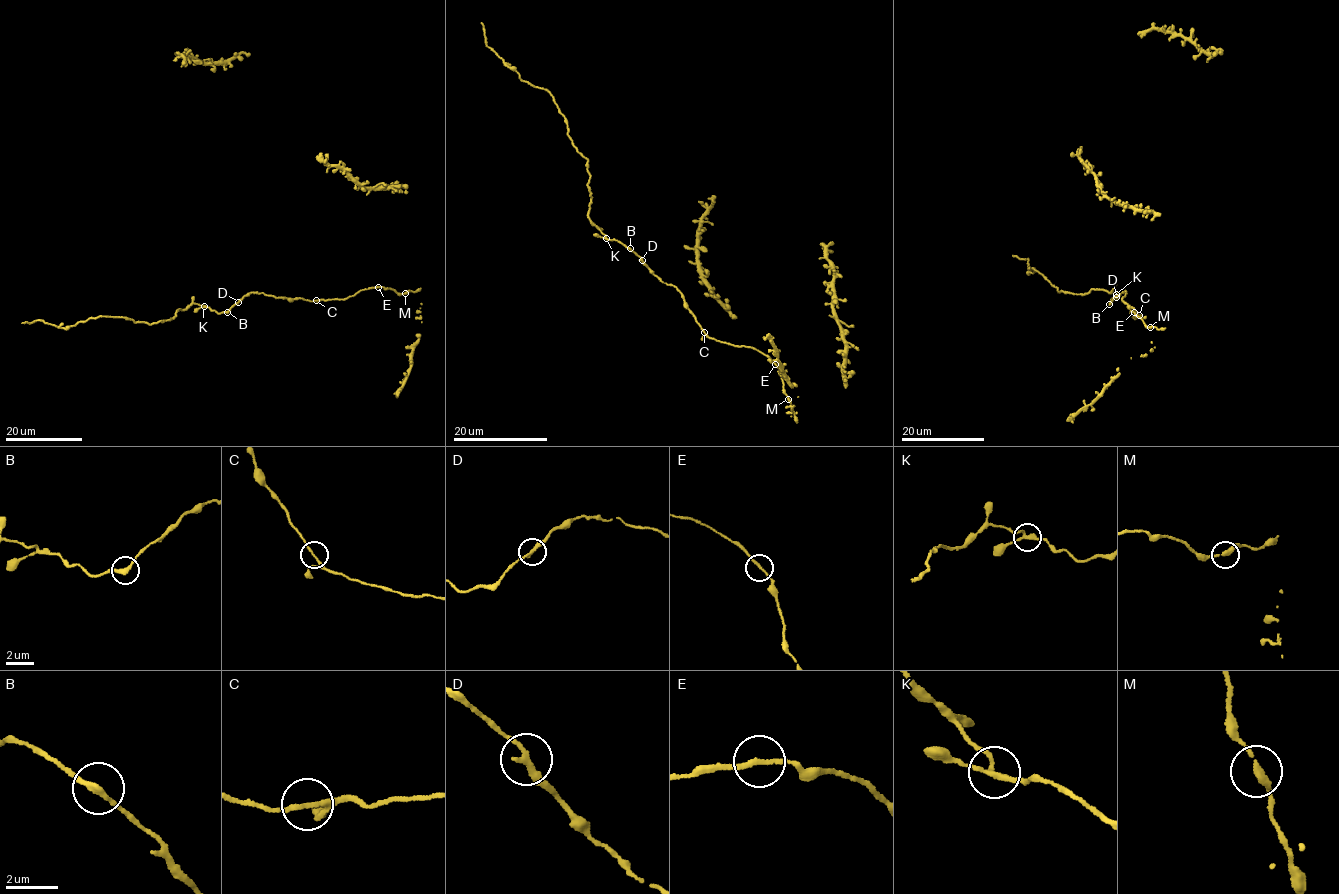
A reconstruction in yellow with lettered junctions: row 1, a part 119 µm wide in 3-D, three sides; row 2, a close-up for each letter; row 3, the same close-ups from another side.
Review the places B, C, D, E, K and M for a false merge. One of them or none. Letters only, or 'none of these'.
none of these

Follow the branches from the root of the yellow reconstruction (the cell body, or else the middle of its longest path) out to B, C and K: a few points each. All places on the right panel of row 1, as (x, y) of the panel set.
B: (1133, 311), (1130, 313), (1134, 318), (1142, 316), (1122, 300), (1125, 290), (1109, 304)
C: (1133, 311), (1130, 313), (1134, 318), (1142, 316), (1139, 314)
K: (1133, 311), (1130, 313), (1134, 318), (1142, 316), (1122, 300), (1125, 290), (1109, 303), (1116, 295)

